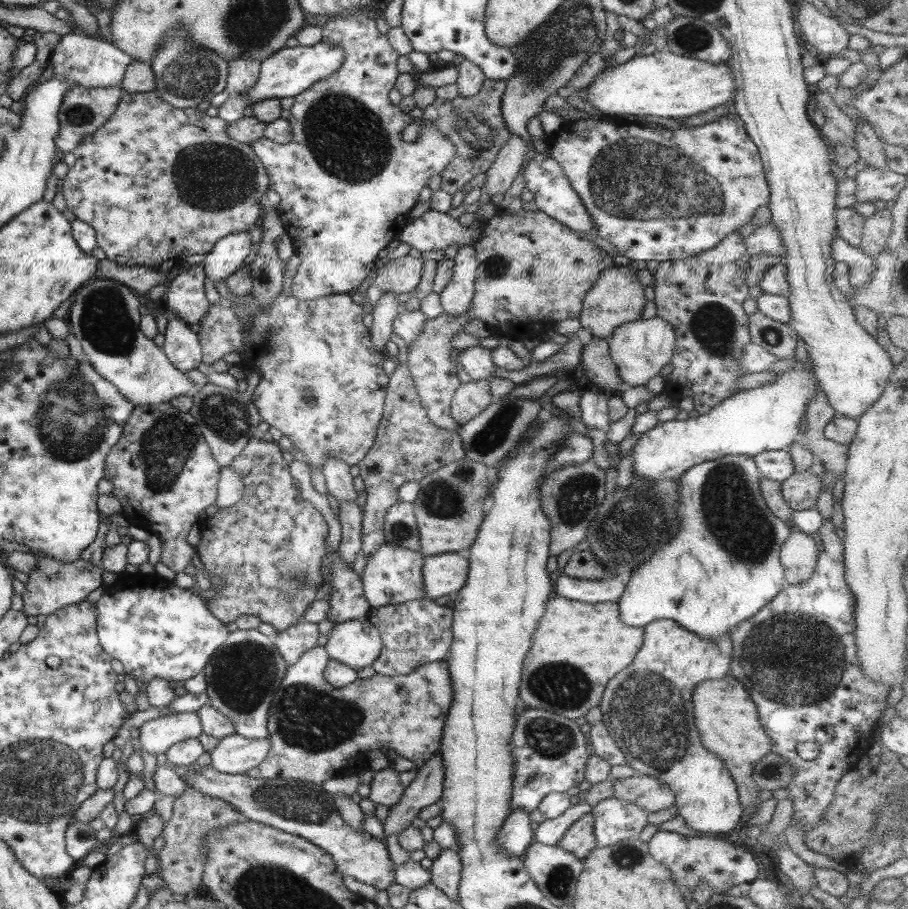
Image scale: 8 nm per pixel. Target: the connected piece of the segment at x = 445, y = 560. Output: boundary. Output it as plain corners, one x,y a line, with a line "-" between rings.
455,552
436,553
423,562
425,598
455,595
467,580
469,560

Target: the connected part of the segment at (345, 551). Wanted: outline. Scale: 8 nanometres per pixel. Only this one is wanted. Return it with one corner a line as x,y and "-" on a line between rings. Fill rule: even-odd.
342,501
339,504
339,521
342,530
339,557
346,564
353,564
362,546
363,509
356,501

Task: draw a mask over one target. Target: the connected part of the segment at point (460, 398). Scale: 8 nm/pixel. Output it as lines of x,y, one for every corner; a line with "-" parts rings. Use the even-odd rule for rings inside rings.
490,379
461,383
451,402
451,417
459,424
466,424
493,402

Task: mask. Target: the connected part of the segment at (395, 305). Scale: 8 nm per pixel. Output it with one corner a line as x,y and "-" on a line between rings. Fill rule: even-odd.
393,292
382,294
372,308
373,325
370,334
374,349
379,352
382,360
388,353
386,344
393,334
394,319
400,314
401,309
404,309
404,304
398,300
397,294

